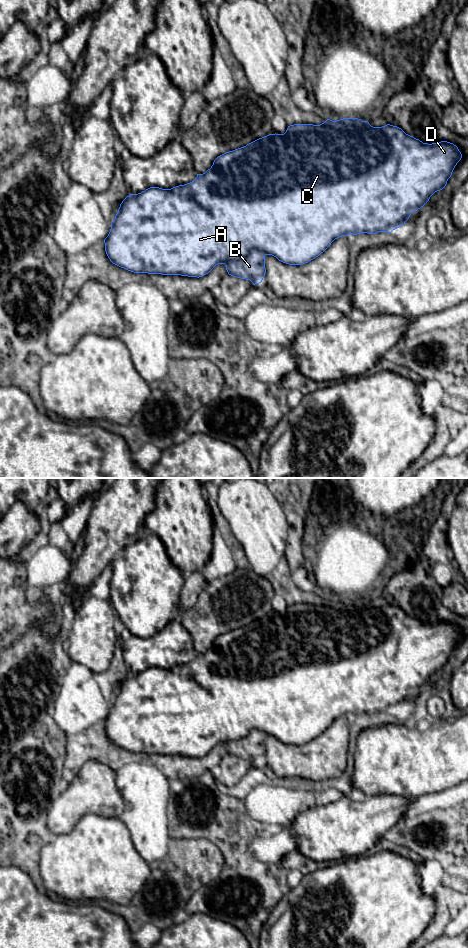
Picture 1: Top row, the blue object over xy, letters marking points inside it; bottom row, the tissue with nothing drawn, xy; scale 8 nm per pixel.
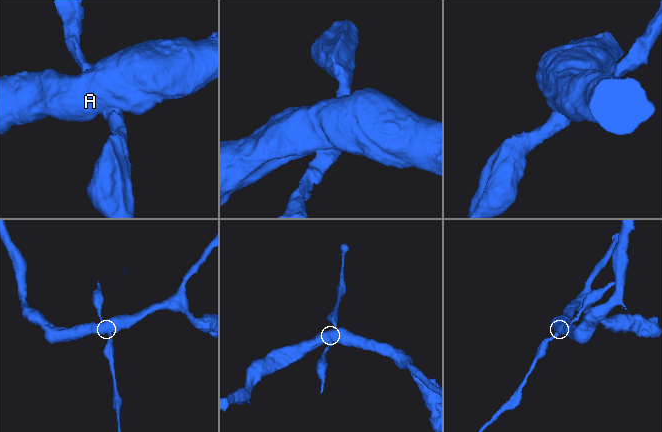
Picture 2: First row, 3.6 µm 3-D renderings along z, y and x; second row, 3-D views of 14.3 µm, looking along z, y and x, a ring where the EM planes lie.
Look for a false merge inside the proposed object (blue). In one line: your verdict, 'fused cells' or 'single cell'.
fused cells

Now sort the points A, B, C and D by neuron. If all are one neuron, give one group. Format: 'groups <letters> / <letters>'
groups A C D / B

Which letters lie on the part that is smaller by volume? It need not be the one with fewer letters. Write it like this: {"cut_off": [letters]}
{"cut_off": ["B"]}

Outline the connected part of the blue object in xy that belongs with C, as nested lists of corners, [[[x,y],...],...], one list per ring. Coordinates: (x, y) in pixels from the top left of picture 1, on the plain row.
[[[343,598],[336,601],[327,599],[320,605],[290,605],[284,614],[269,614],[244,627],[218,636],[210,649],[203,654],[197,654],[197,657],[190,663],[171,669],[150,667],[141,673],[127,676],[120,684],[115,699],[111,703],[110,712],[104,719],[105,731],[113,744],[134,753],[181,755],[197,758],[208,754],[218,744],[226,745],[228,741],[245,737],[254,729],[260,730],[266,735],[272,735],[283,743],[302,745],[318,737],[339,717],[361,713],[391,713],[403,706],[412,692],[423,687],[435,672],[446,666],[461,638],[461,632],[453,623],[447,621],[432,624],[423,623],[406,614],[401,608],[390,604],[373,607],[368,601],[362,601],[358,598]]]

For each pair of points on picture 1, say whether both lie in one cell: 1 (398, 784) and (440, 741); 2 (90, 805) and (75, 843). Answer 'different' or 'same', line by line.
1: same
2: different

